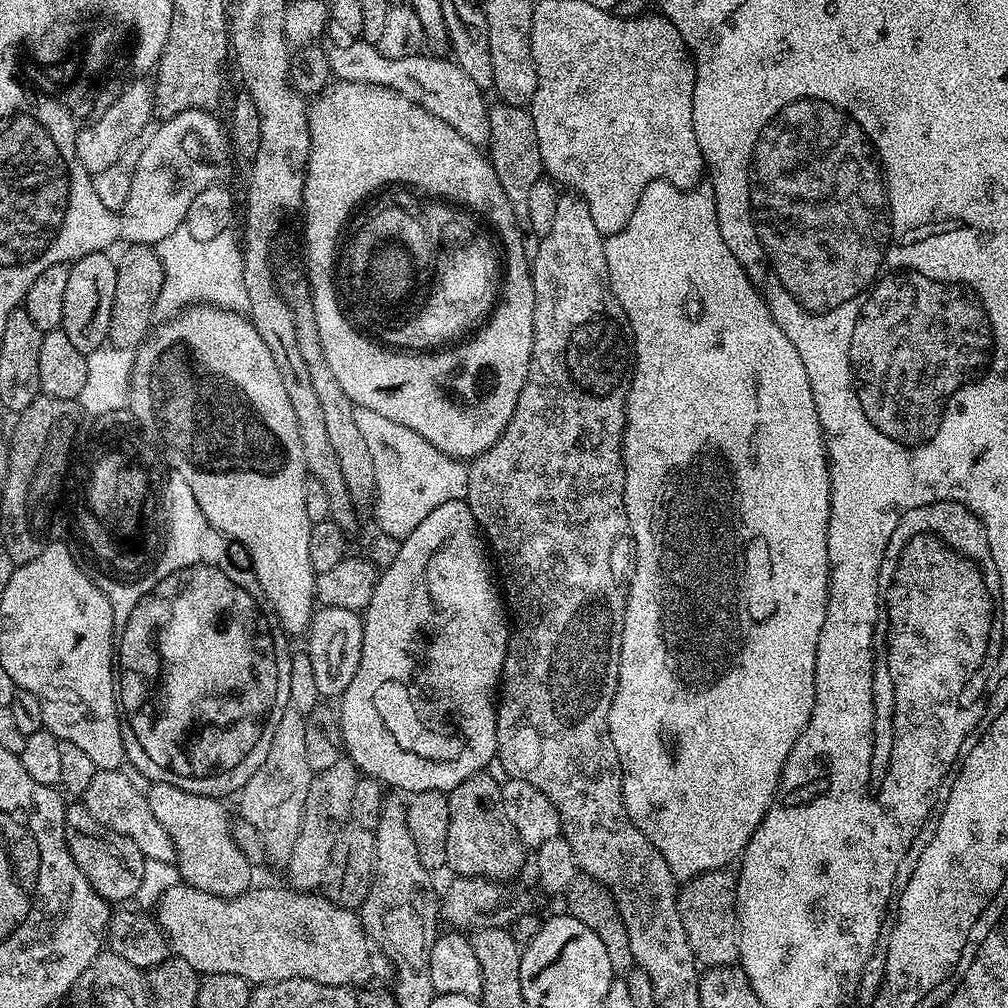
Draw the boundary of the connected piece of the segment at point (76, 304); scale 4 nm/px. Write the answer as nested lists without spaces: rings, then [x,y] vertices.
[[[107,251],[91,252],[86,254],[81,260],[75,261],[70,267],[70,279],[66,285],[66,295],[64,296],[62,305],[62,330],[66,334],[66,338],[70,338],[70,342],[74,342],[74,346],[78,346],[78,350],[82,350],[86,354],[105,347],[108,331],[110,330],[110,312],[114,310],[114,286],[116,285],[116,260],[108,257]]]

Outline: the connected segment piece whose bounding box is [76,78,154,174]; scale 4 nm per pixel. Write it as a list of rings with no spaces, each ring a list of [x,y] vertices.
[[[136,78],[129,88],[125,87],[120,93],[118,102],[110,106],[110,110],[99,113],[93,124],[88,124],[76,133],[76,153],[78,162],[90,174],[98,170],[107,170],[110,166],[120,163],[122,149],[126,142],[130,142],[135,136],[141,135],[151,120],[154,120],[154,88],[144,78]]]

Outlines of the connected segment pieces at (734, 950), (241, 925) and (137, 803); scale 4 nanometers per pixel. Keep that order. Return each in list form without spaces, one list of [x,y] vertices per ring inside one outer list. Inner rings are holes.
[[[716,868],[687,881],[679,889],[676,905],[697,961],[708,968],[736,964],[740,959],[740,933],[736,919],[736,876],[731,871]]]
[[[181,882],[162,894],[160,903],[154,909],[154,919],[167,936],[171,951],[201,974],[238,974],[256,986],[290,978],[306,978],[310,982],[341,986],[355,985],[355,980],[368,968],[370,949],[370,941],[359,915],[351,908],[338,907],[323,894],[283,887],[275,892],[272,888],[256,886],[243,896],[225,898]]]
[[[101,768],[94,774],[93,781],[86,788],[82,797],[82,803],[110,830],[130,838],[142,850],[145,860],[157,860],[158,862],[173,862],[176,858],[176,847],[162,830],[162,822],[154,818],[154,810],[150,810],[150,802],[147,795],[127,776],[124,770],[106,770]]]

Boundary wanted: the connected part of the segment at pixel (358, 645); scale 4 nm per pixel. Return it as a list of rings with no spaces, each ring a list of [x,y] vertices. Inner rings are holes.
[[[317,607],[312,614],[312,625],[306,633],[306,651],[310,666],[314,666],[314,678],[318,682],[321,697],[343,697],[345,690],[358,674],[358,662],[362,658],[362,634],[364,622],[361,613],[354,610]]]

